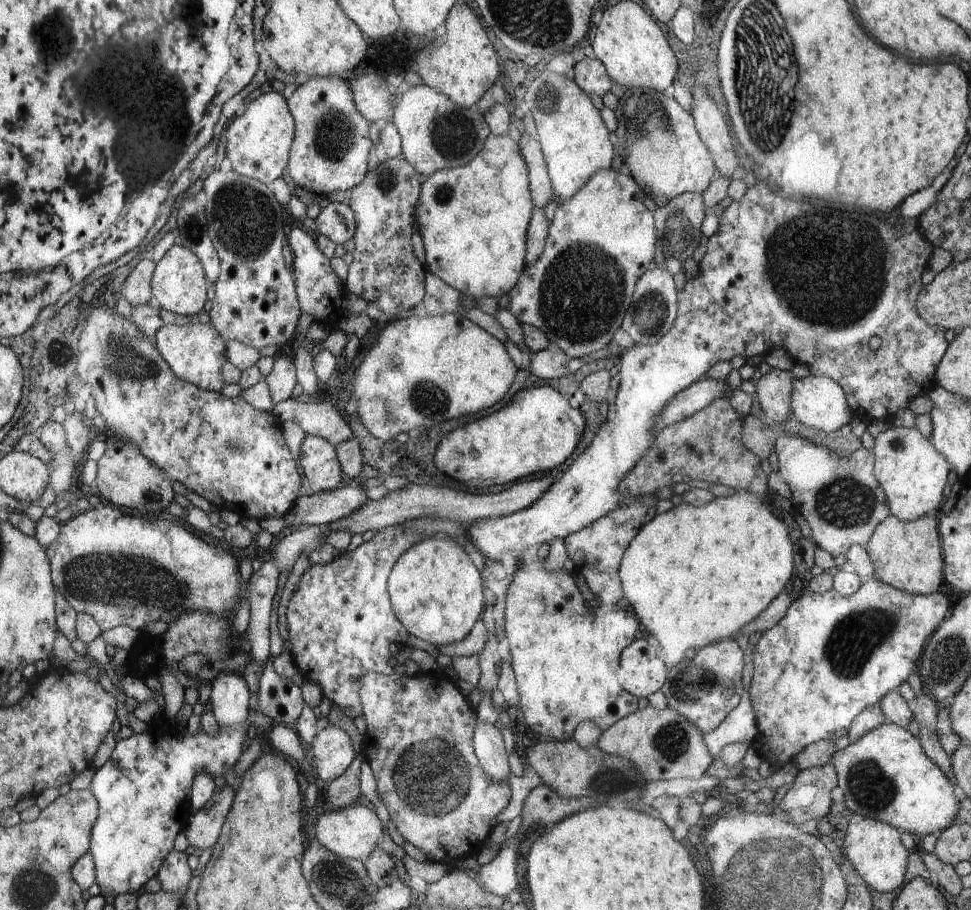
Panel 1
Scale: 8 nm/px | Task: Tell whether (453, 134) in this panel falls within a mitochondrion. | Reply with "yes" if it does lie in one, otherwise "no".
yes

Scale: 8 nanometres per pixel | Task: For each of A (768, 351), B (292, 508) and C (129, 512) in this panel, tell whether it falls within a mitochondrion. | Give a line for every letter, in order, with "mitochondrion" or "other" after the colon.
A: other
B: other
C: other

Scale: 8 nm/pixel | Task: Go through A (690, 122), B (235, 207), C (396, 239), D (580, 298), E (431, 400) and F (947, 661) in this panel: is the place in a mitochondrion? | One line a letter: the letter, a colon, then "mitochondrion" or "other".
A: other
B: mitochondrion
C: other
D: mitochondrion
E: mitochondrion
F: mitochondrion

